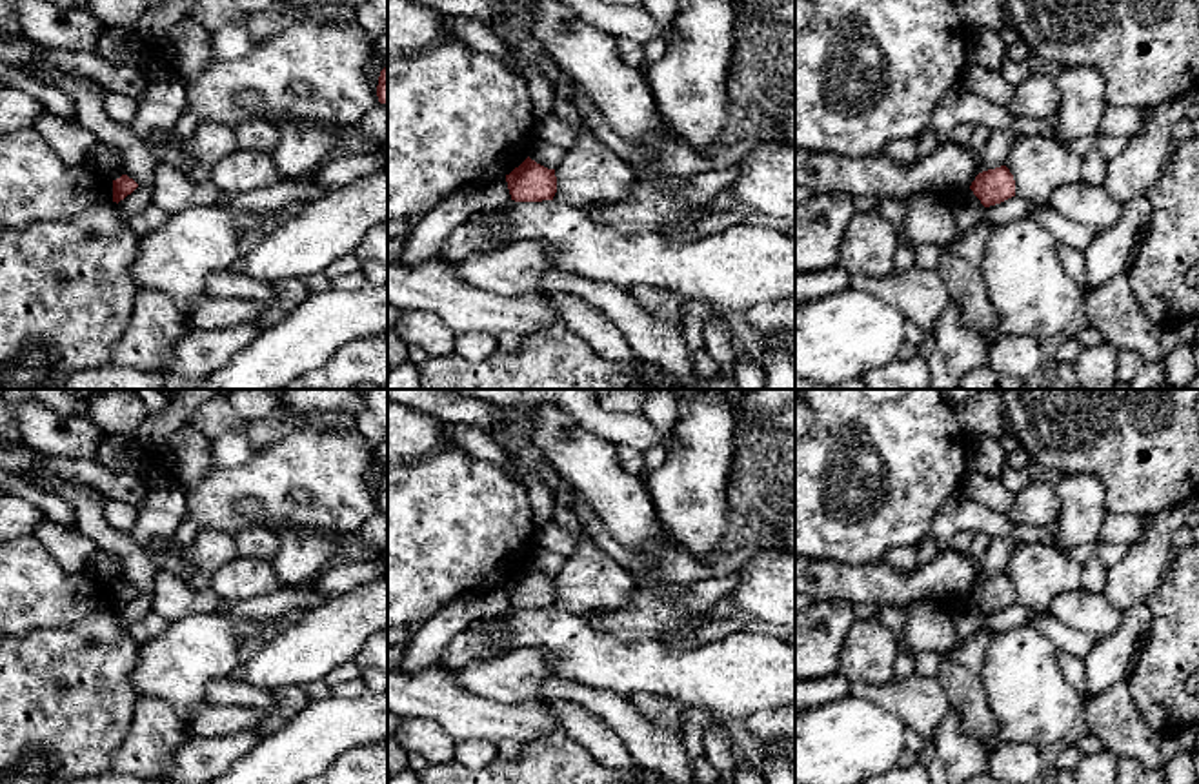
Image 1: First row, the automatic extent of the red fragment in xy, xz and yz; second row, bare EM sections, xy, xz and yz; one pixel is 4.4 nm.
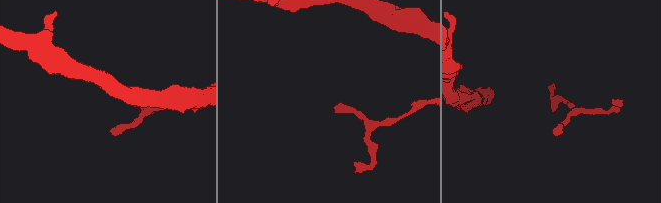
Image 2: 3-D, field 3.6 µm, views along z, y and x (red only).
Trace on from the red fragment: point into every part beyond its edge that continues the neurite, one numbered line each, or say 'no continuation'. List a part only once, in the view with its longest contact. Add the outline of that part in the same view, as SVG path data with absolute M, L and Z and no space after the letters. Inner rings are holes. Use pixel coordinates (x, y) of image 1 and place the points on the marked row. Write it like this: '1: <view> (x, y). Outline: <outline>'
no continuation

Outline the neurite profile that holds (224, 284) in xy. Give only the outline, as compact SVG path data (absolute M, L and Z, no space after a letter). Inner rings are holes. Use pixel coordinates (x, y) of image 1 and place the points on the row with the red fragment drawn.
M233 269L213 273L206 280L206 297L215 298L253 298L264 306L277 300L277 286L237 275Z

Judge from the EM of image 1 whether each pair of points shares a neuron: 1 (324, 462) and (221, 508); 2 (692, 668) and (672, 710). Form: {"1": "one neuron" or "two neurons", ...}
{"1": "one neuron", "2": "two neurons"}

